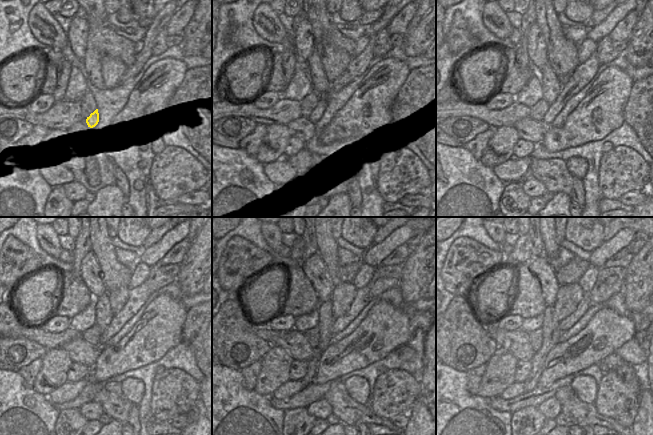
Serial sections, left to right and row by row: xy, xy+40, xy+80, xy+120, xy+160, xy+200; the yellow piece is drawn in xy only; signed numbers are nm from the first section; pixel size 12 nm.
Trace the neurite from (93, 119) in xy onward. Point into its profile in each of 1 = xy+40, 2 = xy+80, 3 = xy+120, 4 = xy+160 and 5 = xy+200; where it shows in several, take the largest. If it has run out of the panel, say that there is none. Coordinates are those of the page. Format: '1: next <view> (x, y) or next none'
1: next xy+40 (317, 113)
2: next xy+80 (583, 73)
3: next xy+120 (137, 297)
4: next xy+160 (362, 298)
5: next xy+200 (568, 322)

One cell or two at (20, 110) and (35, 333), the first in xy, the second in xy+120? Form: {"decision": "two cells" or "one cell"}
{"decision": "one cell"}

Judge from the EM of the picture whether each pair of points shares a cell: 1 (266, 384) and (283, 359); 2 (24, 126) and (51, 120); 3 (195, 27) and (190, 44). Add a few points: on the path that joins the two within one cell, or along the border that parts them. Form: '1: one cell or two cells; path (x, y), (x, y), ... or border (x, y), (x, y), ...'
1: one cell; path (270, 378), (277, 365)
2: two cells; border (10, 116), (23, 119), (33, 125)
3: one cell; path (195, 31), (194, 40)

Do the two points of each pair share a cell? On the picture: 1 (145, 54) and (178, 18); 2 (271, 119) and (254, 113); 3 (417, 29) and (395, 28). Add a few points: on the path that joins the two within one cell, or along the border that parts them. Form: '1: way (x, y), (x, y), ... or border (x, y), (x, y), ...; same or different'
1: border (176, 10), (165, 27); different
2: way (267, 116), (258, 115); same
3: border (417, 10), (403, 34); different

